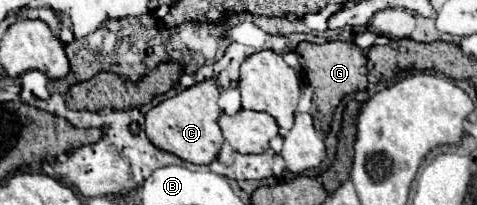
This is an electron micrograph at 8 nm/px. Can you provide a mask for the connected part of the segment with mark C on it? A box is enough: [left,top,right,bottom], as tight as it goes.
[145,78,223,164]

